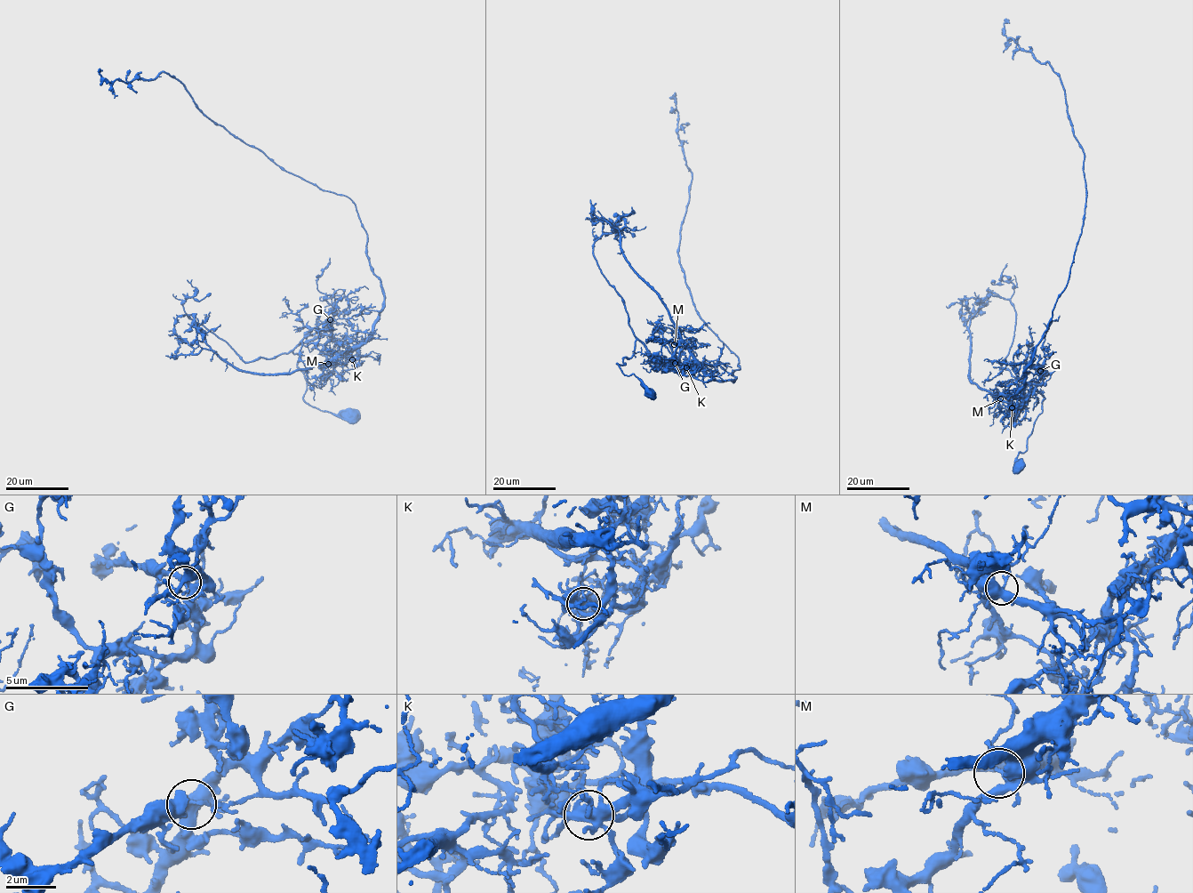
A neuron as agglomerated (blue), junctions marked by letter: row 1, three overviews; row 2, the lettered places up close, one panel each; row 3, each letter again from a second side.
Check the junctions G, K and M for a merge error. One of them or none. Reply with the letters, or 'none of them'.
K

